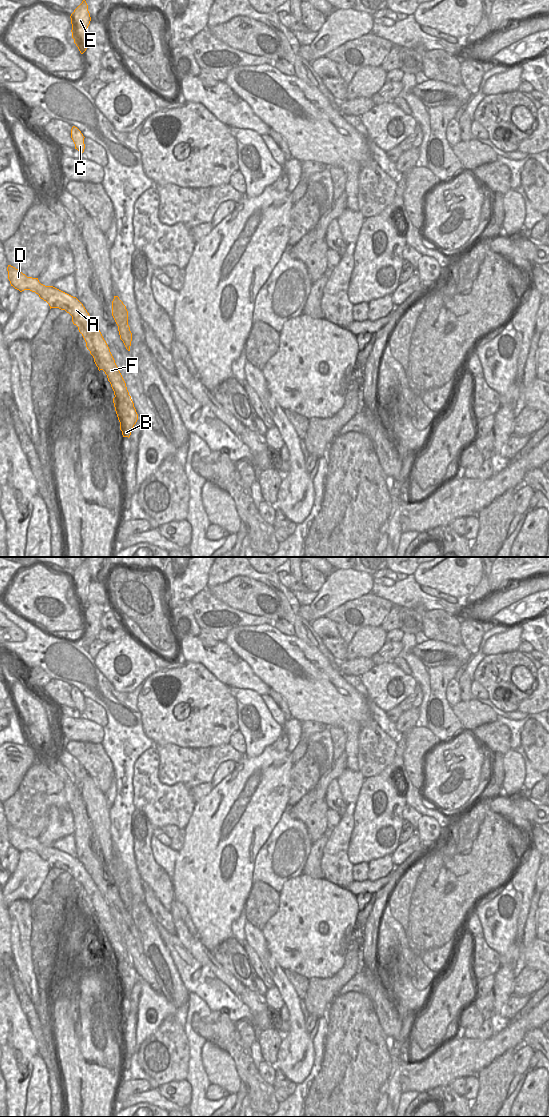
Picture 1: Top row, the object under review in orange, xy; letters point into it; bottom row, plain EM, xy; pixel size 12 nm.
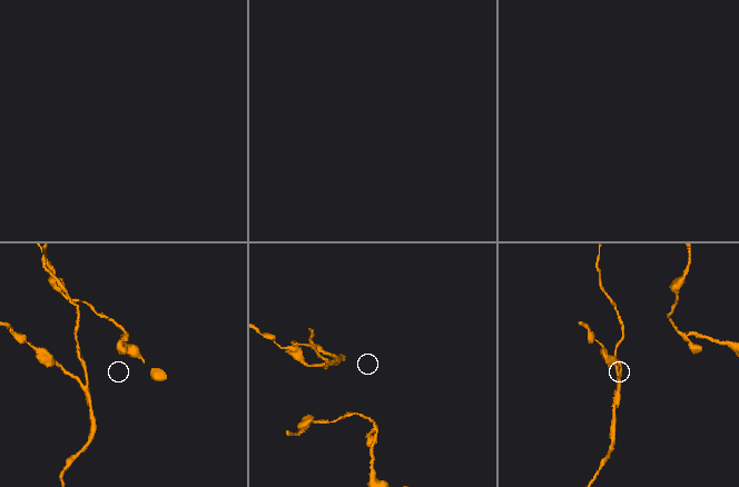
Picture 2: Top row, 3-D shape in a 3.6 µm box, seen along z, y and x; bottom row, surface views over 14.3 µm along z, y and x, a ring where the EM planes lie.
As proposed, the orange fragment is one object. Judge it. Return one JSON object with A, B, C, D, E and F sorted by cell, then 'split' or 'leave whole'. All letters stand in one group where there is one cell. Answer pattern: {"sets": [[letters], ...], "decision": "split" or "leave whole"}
{"sets": [["A", "B", "D", "F"], ["C", "E"]], "decision": "split"}

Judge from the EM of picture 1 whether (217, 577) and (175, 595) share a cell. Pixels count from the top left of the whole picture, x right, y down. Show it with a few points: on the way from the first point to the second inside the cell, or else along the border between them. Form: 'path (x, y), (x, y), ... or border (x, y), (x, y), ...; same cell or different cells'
border (211, 567), (206, 587); different cells

